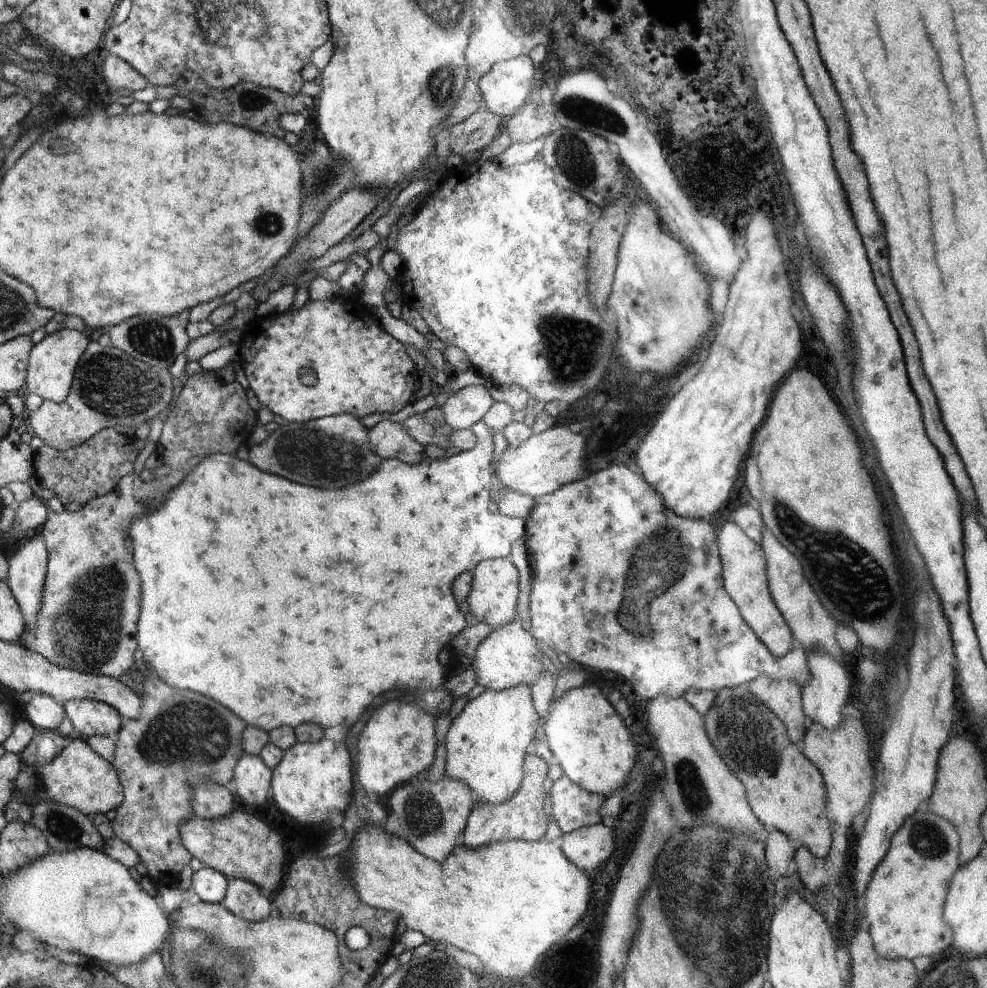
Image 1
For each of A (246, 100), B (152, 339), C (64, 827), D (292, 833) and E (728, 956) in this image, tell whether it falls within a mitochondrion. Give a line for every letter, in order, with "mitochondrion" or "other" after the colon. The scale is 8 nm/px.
A: mitochondrion
B: mitochondrion
C: mitochondrion
D: other
E: mitochondrion

